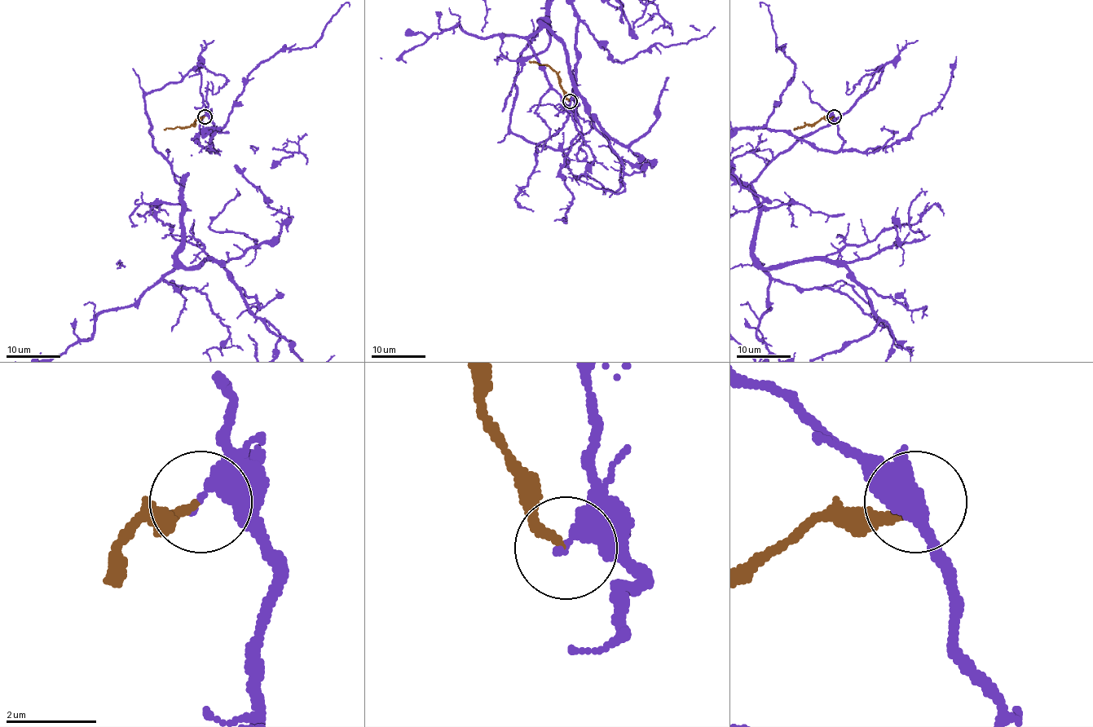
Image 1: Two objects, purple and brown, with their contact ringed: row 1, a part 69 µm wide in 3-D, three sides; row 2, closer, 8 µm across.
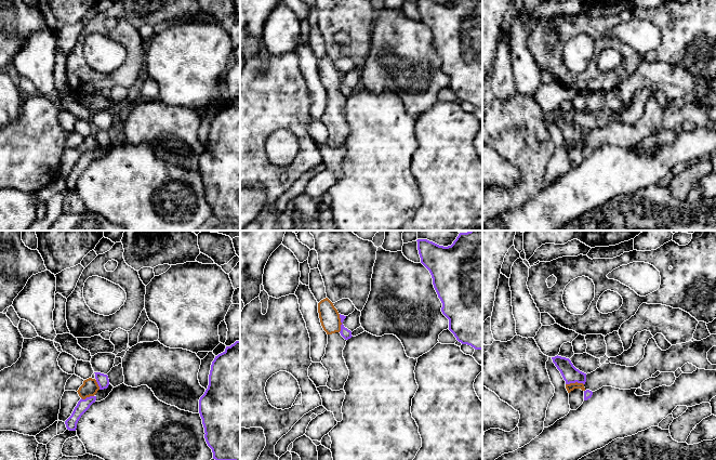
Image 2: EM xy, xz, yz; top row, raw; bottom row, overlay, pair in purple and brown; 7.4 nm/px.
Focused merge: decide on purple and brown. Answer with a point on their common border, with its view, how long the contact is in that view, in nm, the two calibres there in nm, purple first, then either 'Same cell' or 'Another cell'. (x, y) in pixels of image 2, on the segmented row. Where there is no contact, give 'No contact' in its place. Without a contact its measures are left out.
Touches purple at xz (341, 322). Shared border 140 nm. Thickness 70 nm (purple) against 150 nm. Another cell

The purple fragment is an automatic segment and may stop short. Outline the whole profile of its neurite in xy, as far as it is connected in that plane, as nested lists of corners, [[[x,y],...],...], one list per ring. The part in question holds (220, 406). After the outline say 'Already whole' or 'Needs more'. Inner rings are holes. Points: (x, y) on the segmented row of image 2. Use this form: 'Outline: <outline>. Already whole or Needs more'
Outline: [[[240,340],[212,362],[199,413],[213,459],[240,460]]]. Already whole

